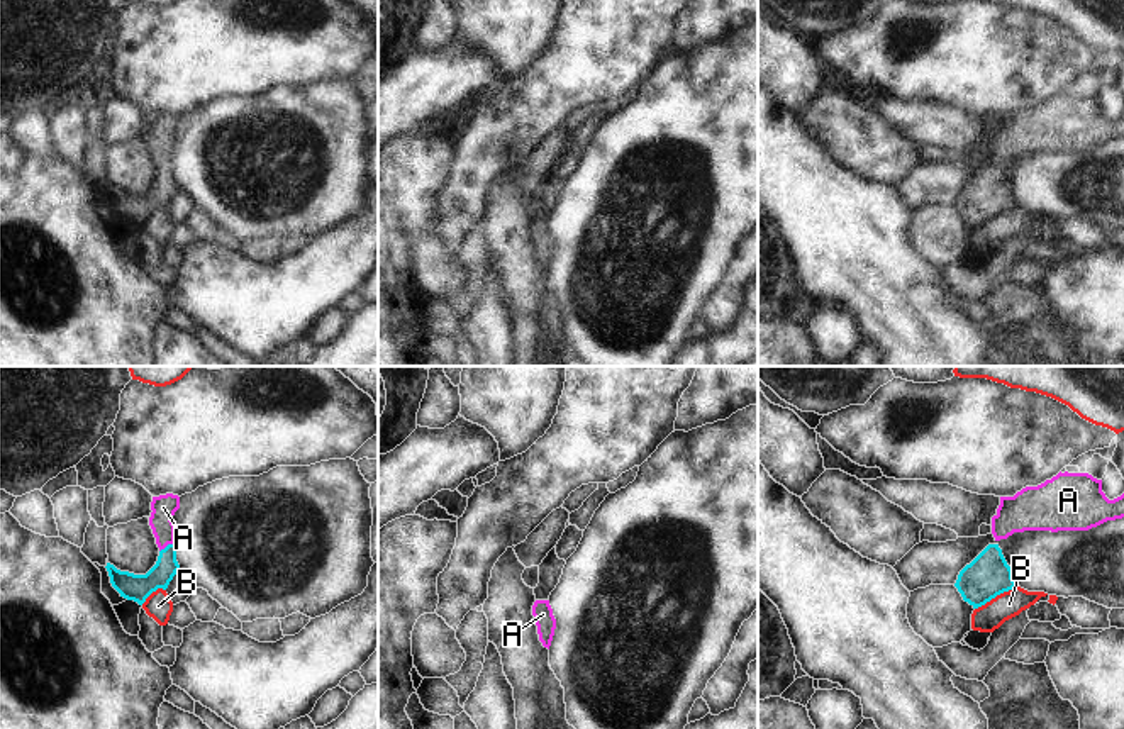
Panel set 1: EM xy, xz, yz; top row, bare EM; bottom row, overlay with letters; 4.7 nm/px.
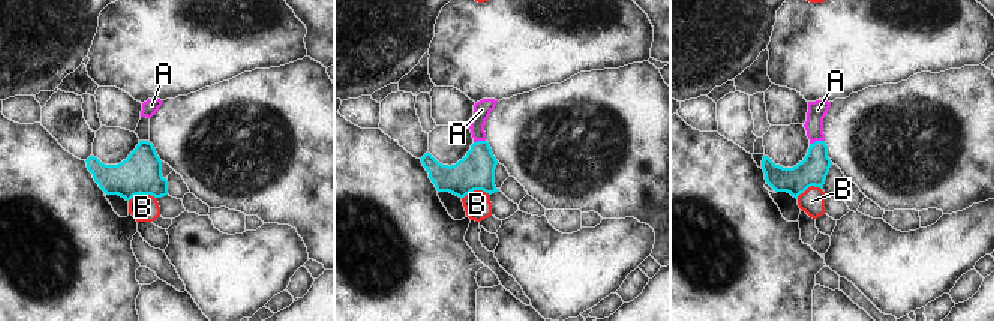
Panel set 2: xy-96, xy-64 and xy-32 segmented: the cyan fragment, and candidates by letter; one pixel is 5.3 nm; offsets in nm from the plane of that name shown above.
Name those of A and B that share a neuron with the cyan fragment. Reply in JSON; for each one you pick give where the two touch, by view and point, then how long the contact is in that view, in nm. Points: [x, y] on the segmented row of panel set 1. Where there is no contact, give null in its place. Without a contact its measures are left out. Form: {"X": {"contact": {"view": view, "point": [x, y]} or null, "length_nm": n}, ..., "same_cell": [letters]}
{"A": {"contact": {"view": "xy", "point": [168, 545]}, "length_nm": 80}, "same_cell": ["A"]}

